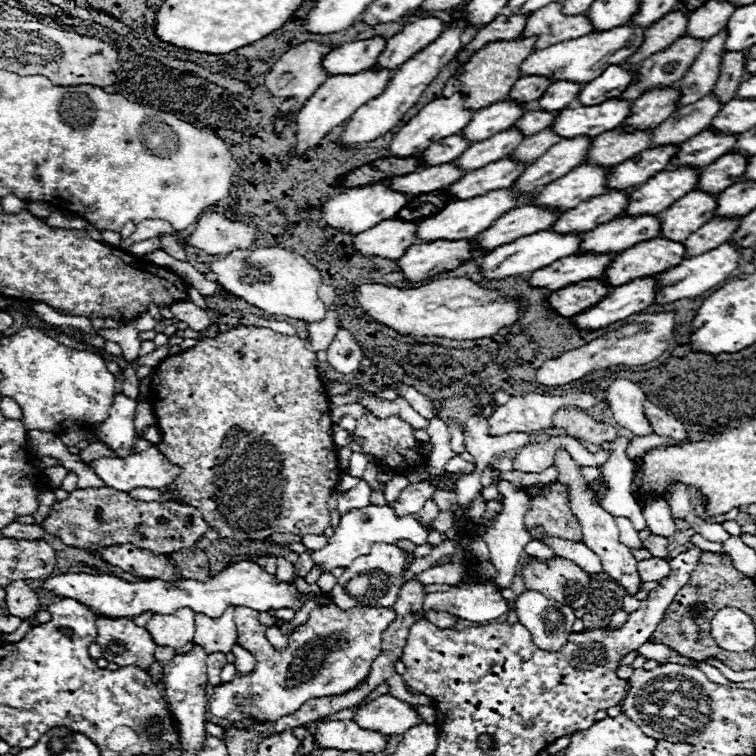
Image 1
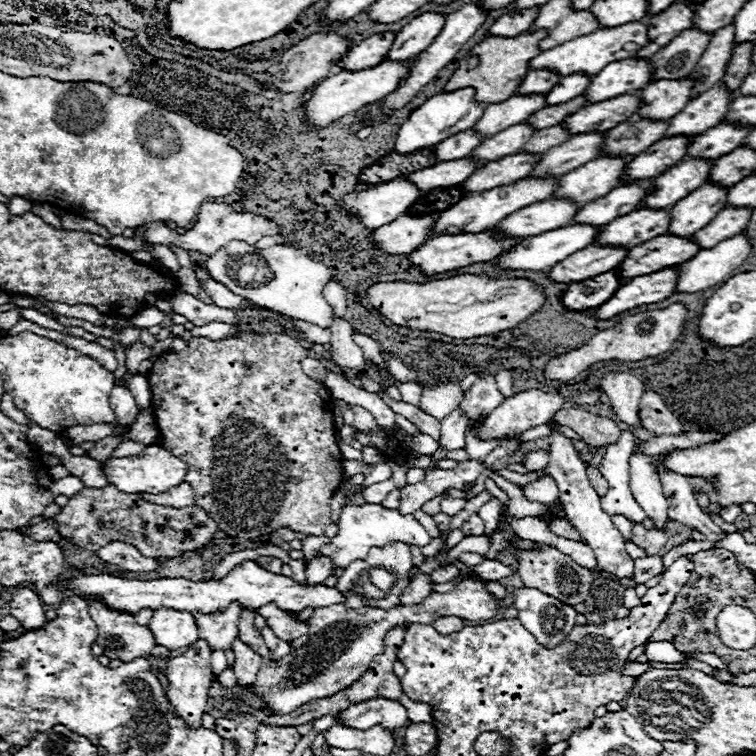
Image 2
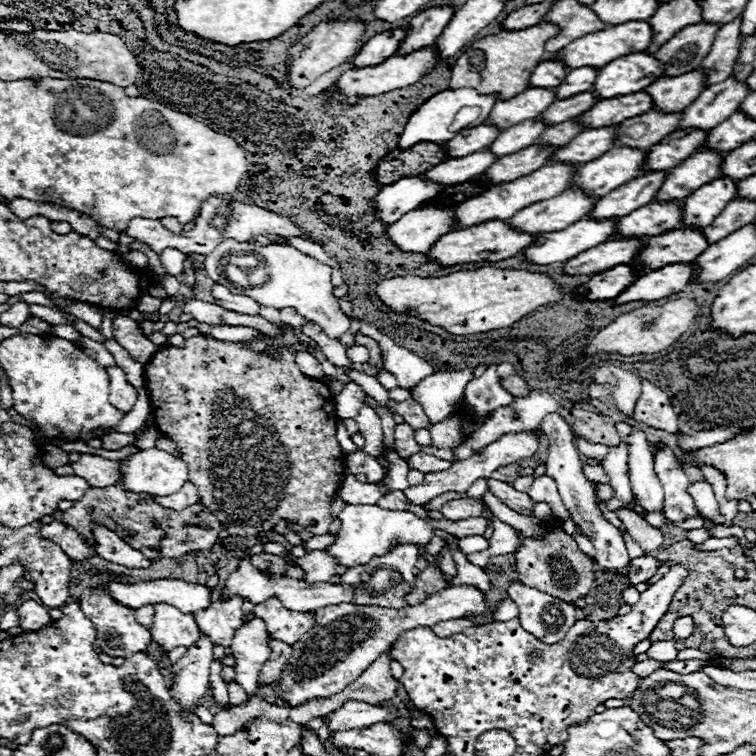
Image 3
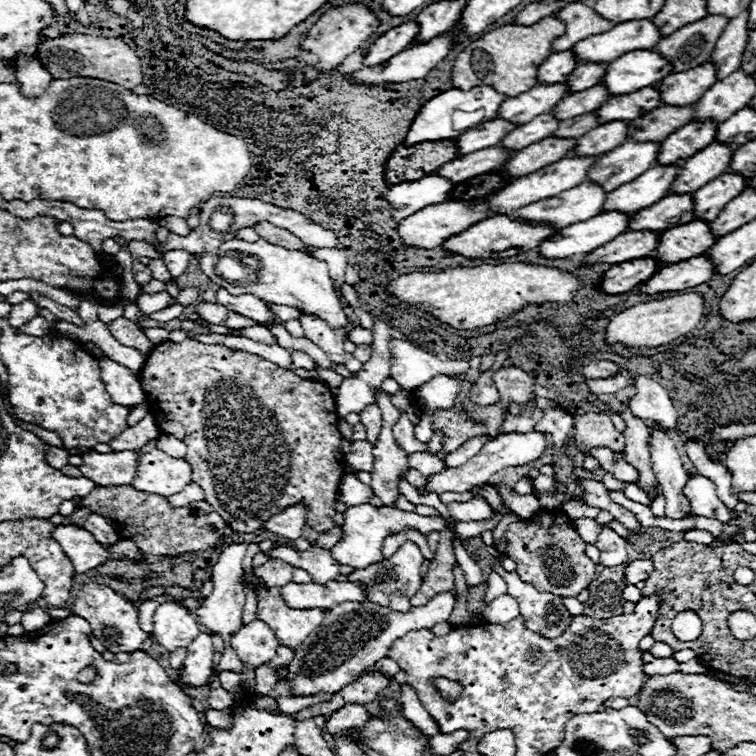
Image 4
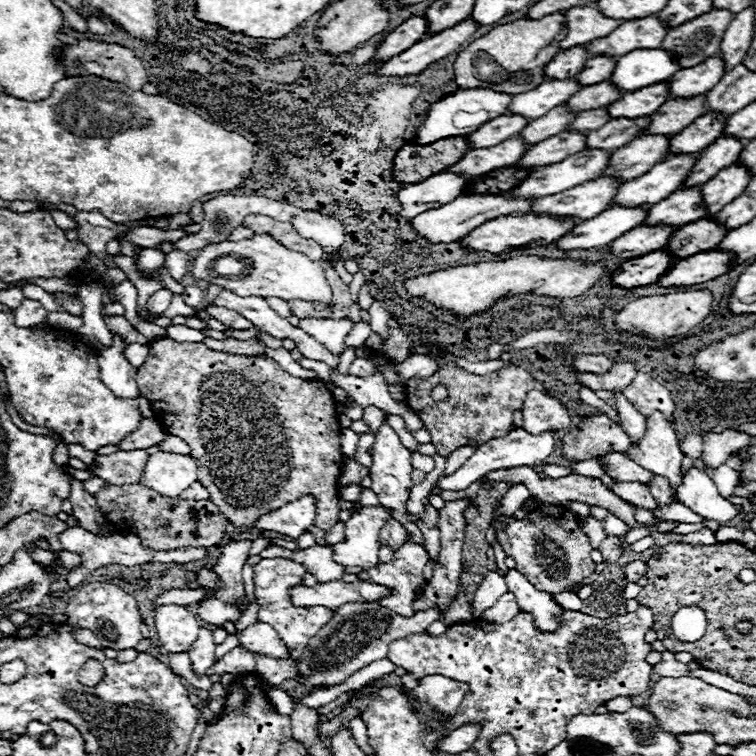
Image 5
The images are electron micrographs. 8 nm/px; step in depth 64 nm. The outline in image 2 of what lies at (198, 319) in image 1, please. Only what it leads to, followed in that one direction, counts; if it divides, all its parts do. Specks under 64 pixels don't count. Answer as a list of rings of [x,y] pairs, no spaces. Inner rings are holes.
[[[176,292],[176,296],[172,298],[172,310],[174,314],[184,316],[188,322],[192,322],[194,326],[204,326],[210,322],[228,322],[232,324],[238,316],[234,314],[234,310],[226,310],[220,308],[216,304],[204,304],[198,298],[186,294],[186,292]]]

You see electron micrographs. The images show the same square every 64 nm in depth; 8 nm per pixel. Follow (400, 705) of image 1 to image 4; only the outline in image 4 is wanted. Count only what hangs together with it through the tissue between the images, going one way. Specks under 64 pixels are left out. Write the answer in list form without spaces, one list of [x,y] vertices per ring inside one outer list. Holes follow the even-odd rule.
[[[346,704],[342,706],[342,710],[336,710],[334,714],[330,714],[328,722],[326,722],[326,730],[328,734],[342,734],[344,730],[350,730],[350,728],[362,728],[368,718],[372,714],[360,706],[360,704]]]

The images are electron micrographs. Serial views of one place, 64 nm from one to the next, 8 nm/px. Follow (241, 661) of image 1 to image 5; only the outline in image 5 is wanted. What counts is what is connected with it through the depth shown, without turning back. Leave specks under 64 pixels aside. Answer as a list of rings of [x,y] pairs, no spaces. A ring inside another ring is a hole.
[[[256,622],[242,632],[236,632],[236,636],[240,640],[240,646],[252,654],[260,652],[264,656],[282,659],[287,659],[290,656],[284,642],[276,634],[276,630],[264,622]]]

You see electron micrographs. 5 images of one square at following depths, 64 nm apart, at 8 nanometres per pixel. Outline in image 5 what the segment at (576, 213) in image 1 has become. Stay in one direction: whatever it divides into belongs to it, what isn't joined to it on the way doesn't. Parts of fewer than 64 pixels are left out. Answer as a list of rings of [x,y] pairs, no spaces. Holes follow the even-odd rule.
[[[682,154],[682,158],[666,158],[664,162],[654,166],[650,174],[642,174],[642,178],[620,186],[612,204],[626,208],[658,204],[660,200],[668,198],[672,192],[682,188],[682,182],[686,180],[694,162],[694,154]]]

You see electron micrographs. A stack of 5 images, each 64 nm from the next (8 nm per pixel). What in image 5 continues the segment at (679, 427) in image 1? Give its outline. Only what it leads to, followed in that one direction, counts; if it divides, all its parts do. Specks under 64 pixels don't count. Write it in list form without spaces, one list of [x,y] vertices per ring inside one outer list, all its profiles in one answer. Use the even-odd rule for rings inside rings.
[[[638,372],[634,382],[630,386],[626,386],[622,390],[622,394],[644,416],[650,416],[656,410],[662,412],[668,420],[672,420],[672,416],[674,416],[674,402],[670,398],[670,392],[644,372]]]

